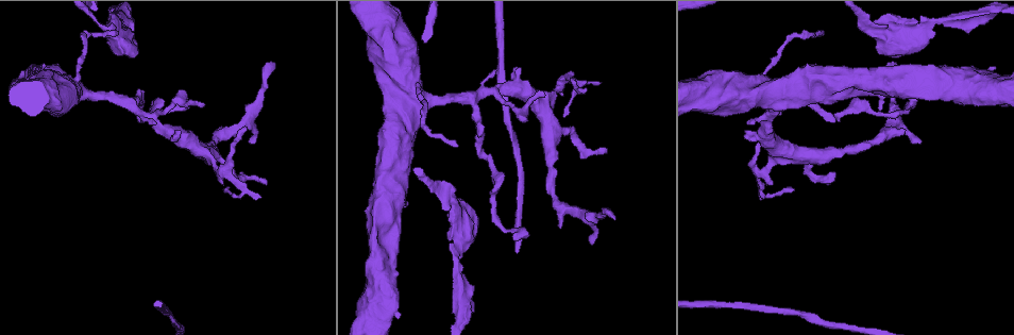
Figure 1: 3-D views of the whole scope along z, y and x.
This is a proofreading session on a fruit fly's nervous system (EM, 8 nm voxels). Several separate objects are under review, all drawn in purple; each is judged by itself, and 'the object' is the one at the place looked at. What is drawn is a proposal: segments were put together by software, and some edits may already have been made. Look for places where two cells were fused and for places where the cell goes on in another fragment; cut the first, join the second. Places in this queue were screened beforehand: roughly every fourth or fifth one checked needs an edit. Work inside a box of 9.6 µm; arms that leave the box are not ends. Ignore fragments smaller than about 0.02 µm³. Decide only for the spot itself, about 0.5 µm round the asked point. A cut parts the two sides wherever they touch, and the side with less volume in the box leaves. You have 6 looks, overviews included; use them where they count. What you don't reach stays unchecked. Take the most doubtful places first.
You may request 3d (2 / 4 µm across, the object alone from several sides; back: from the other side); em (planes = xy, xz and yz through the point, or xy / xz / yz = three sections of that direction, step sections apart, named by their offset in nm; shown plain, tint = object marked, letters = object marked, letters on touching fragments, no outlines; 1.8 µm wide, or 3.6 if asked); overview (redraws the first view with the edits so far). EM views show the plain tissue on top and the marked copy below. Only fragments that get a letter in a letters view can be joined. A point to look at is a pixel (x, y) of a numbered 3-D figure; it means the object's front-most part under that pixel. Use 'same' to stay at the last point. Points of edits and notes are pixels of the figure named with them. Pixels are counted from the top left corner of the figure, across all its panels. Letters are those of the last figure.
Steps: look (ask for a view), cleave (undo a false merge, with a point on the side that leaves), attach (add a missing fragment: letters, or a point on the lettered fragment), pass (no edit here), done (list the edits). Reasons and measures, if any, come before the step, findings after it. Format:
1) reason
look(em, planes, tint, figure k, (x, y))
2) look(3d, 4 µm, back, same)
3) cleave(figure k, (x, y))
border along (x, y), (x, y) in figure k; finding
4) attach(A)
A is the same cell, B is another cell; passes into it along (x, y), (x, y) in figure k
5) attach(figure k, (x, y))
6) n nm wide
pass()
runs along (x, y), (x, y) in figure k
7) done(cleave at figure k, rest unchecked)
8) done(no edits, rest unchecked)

branch stops here
look(em, planes, letters, figure 1, (919, 142))

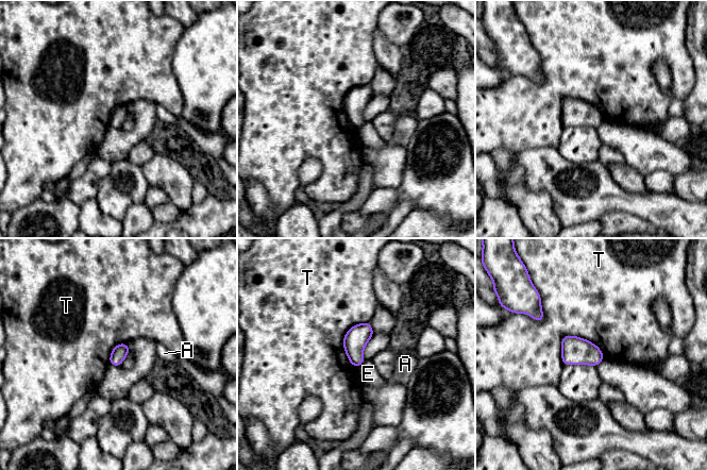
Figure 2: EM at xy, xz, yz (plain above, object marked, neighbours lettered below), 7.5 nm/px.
pass()
A, E and T are other cells; border along (560, 339), (579, 336), (605, 355) in figure 2; none of them fits

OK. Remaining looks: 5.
sharp bend
look(3d, 4 µm, figure 1, (156, 106))

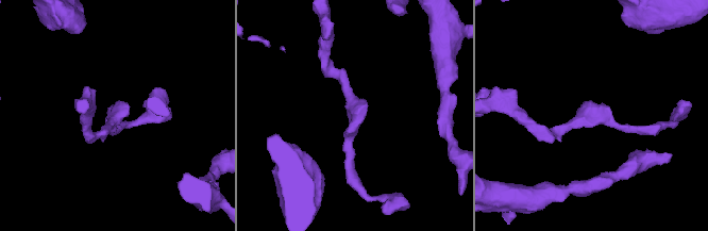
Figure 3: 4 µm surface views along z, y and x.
arms of 160, 170 nm; need the tissue
look(em, xz, step 8, tint, figure 3, (354, 113))

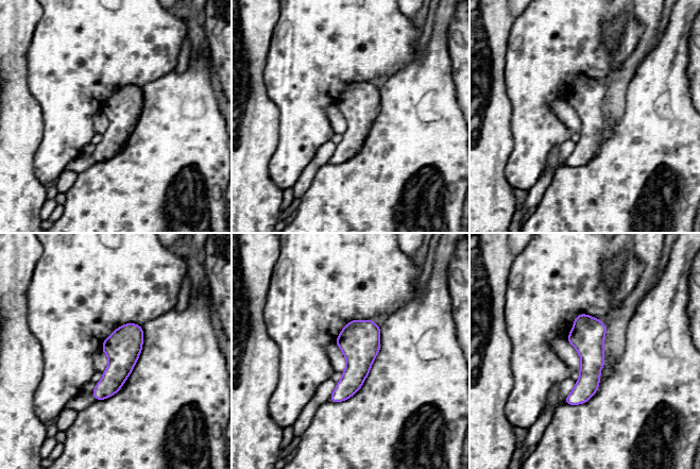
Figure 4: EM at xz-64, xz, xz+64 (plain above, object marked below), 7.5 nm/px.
cut it another way
look(em, planes, letters, same)

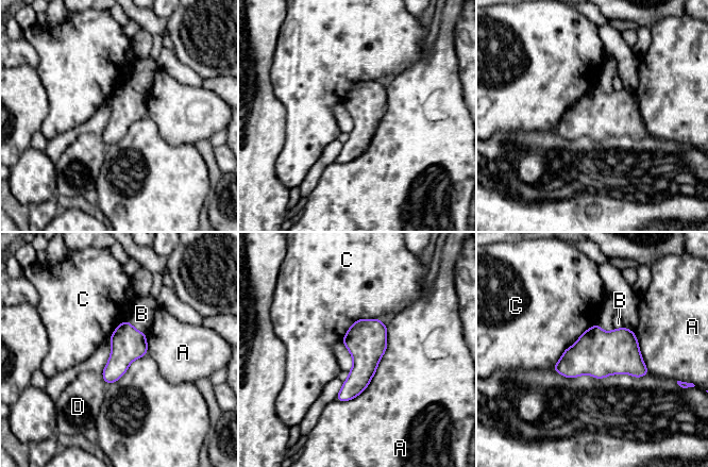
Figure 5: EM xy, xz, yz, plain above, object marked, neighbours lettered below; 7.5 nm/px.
pass()
A, B, C and D are other cells; one cell here

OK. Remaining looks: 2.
branch stops here
look(em, planes, letters, figure 1, (245, 125))

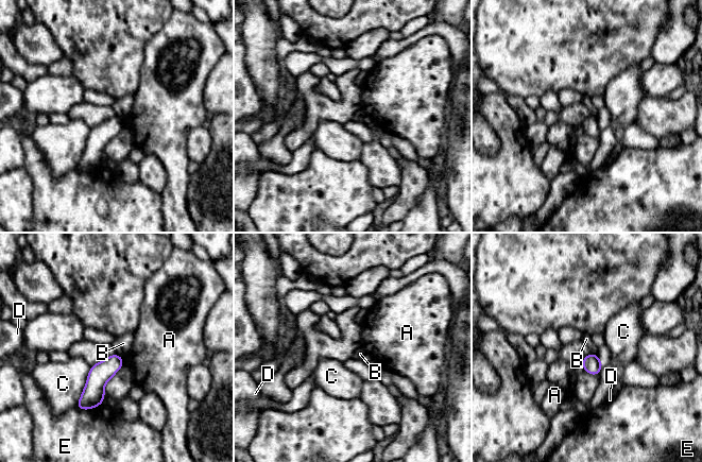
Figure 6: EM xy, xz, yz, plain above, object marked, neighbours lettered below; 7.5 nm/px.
pass()
A, B, C, D and E are other cells; no lettered fragment goes on from it

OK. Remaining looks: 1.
done(no edits, rest unchecked)

